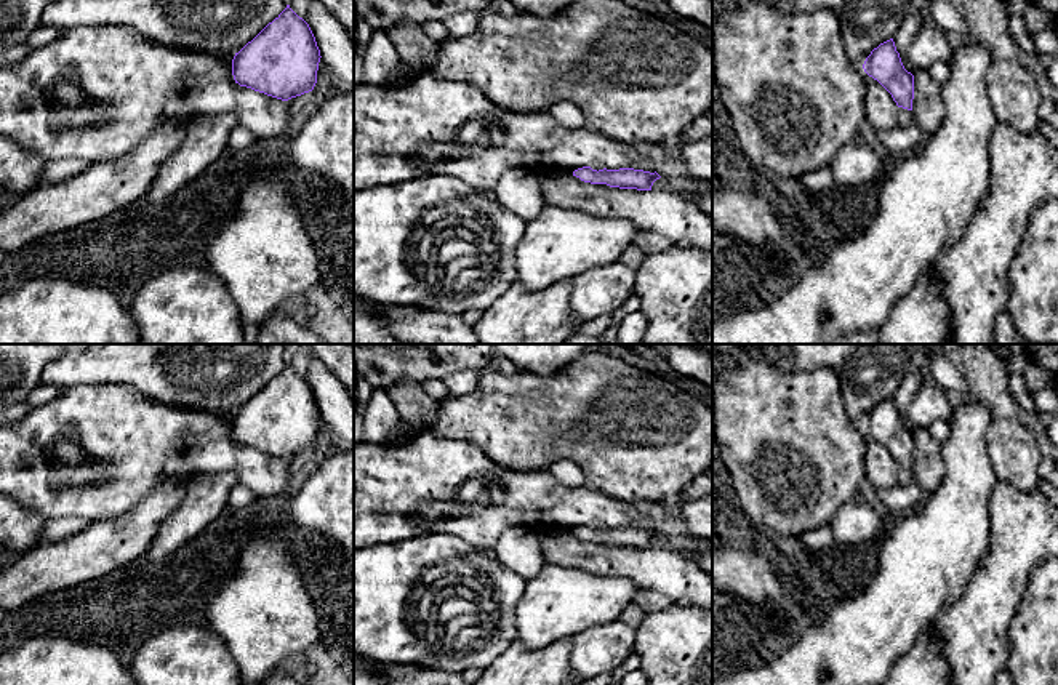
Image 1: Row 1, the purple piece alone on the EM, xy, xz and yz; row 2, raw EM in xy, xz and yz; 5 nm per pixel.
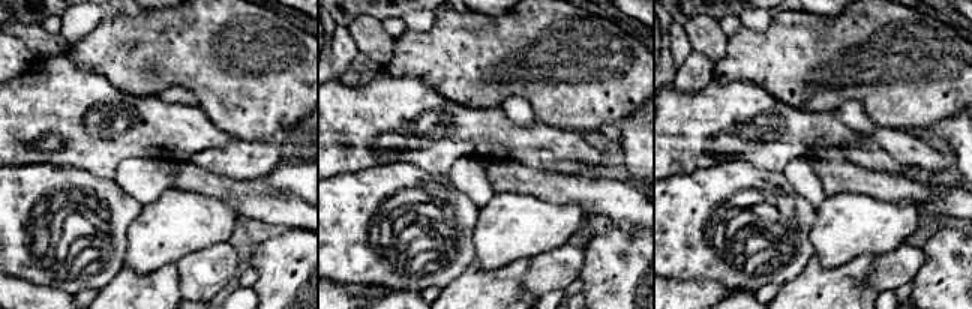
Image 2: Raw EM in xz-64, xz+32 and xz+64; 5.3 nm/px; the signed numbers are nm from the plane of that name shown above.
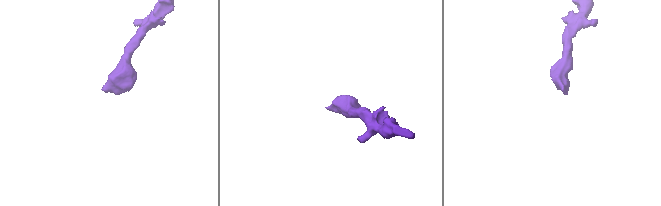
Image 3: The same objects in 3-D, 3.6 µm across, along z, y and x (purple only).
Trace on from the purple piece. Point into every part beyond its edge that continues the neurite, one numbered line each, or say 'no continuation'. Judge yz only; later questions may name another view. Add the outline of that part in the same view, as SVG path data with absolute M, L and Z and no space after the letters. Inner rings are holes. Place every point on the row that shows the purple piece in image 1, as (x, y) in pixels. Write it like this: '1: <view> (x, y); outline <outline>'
1: yz (905, 117); outline M896 107L896 123L898 123L898 128L908 126L912 122L914 122L914 112L912 110L908 110L908 109L903 109L903 107Z

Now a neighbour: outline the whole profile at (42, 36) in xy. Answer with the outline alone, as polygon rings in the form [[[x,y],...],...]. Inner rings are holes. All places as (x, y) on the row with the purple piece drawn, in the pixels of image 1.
[[[48,26],[37,27],[26,40],[26,46],[37,50],[46,46],[50,42],[56,40],[61,35],[61,30]]]

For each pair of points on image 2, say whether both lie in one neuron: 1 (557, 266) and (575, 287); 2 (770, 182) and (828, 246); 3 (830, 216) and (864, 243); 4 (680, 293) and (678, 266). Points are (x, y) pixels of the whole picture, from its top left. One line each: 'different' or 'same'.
1: different
2: different
3: same
4: different

